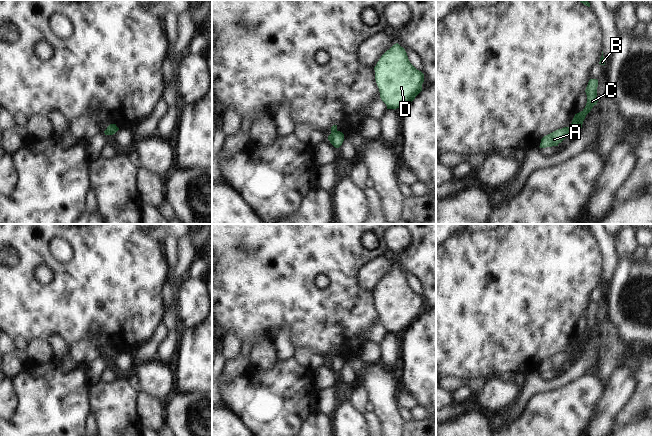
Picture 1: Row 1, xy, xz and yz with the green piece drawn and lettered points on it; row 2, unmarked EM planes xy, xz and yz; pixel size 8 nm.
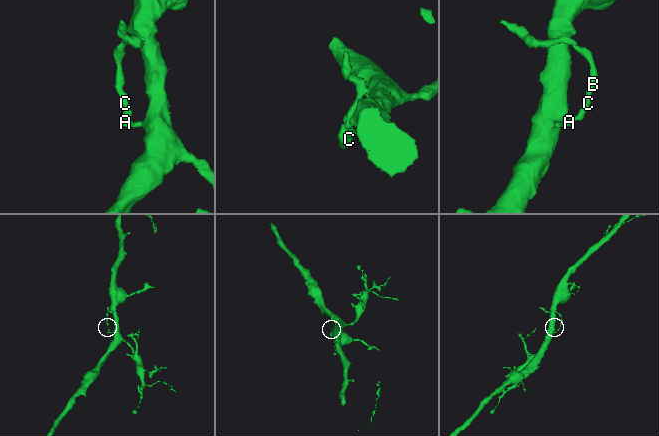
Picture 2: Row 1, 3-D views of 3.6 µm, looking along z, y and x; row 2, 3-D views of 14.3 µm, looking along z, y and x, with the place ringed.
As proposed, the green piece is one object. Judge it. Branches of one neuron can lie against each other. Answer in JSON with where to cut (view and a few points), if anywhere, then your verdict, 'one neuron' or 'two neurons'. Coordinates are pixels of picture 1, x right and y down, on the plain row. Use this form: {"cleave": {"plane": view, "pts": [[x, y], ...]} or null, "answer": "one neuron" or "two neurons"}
{"cleave": {"plane": "yz", "pts": [[568, 351], [571, 358]]}, "answer": "two neurons"}

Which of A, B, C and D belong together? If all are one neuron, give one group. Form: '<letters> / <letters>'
A D / B C

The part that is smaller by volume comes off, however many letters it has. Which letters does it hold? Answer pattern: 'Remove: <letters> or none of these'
Remove: B, C

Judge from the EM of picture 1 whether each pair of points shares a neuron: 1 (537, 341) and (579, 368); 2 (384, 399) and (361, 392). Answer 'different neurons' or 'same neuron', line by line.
1: different neurons
2: different neurons

